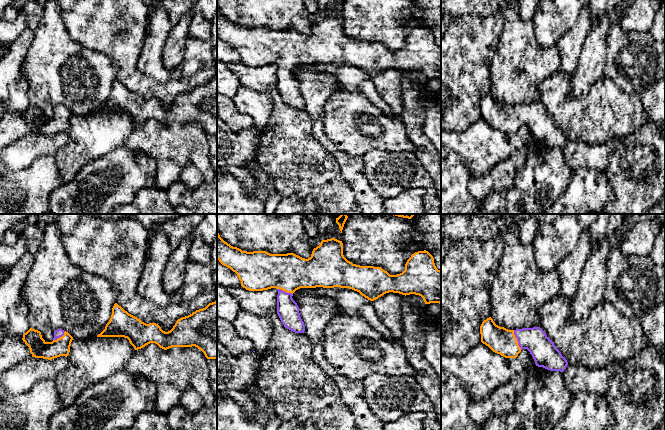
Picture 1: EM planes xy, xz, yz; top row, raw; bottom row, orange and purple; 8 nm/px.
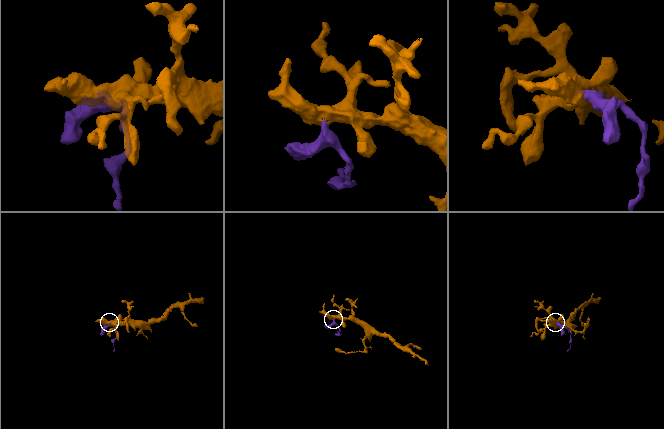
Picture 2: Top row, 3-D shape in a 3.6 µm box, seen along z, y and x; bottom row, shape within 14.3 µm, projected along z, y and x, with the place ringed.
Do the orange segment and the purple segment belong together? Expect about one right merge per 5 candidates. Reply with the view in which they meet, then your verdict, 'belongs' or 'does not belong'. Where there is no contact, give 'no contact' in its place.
yz | belongs

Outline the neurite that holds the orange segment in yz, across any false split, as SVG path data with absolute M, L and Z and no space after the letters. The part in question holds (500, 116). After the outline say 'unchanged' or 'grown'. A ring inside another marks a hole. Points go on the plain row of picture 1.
M489 93L482 98L480 110L483 120L488 122L493 128L505 134L516 134L522 125L527 125L538 143L543 143L550 147L563 148L568 141L567 136L540 103L508 106L496 101L493 95Z; grown

